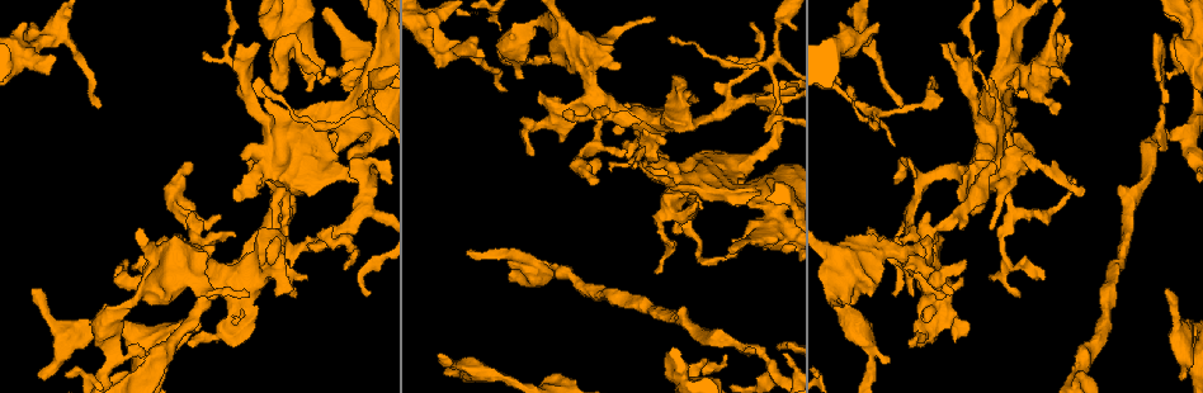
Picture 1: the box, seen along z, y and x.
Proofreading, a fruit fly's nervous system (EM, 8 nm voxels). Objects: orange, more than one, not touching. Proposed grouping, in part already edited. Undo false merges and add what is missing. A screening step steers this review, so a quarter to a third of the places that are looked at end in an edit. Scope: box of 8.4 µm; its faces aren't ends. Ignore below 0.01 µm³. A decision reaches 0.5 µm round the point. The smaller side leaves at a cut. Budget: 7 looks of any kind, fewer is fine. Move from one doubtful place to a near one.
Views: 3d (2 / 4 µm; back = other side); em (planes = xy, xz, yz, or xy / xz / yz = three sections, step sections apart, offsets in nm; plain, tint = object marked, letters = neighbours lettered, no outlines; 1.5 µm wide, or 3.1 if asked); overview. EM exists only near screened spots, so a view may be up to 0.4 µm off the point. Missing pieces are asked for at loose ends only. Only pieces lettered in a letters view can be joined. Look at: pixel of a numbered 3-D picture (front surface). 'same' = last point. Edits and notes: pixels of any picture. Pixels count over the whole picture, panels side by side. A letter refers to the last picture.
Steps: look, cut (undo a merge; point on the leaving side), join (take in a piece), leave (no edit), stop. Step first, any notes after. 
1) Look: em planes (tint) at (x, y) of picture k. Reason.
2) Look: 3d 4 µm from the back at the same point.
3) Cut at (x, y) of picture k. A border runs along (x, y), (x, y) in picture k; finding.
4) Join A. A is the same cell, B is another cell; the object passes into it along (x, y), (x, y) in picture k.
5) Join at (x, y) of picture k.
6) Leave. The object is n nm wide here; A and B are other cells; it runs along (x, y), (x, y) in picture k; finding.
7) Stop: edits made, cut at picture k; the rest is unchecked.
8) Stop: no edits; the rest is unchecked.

Look: em planes (letters) at (913, 292) of picture 1. Free end.

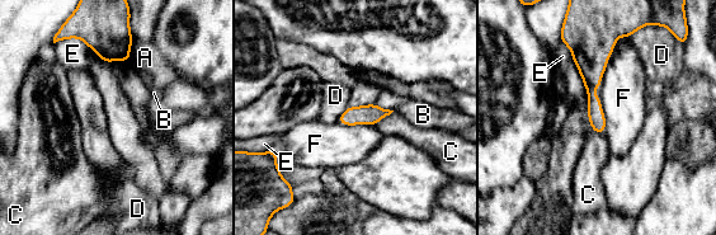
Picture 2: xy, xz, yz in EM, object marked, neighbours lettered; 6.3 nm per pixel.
Leave. A, B, C, D, E and F are other cells; it runs along (590, 45), (592, 99), (601, 130) in picture 2; no lettered piece goes on from it.

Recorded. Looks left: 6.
Look: em planes (letters) at (373, 93) of picture 1. Calibre changes.

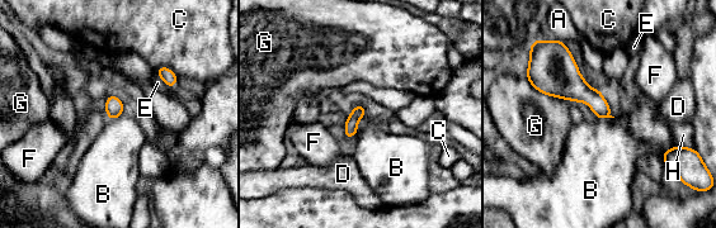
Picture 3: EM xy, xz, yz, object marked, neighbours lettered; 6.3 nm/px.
Leave. A, B, C, D, E, F, G and H are other cells; a border runs along (677, 146), (667, 150), (662, 158) in picture 3; continuous, no second neuron.

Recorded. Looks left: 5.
Look: em yz step 4 (letters) at (35, 291) of picture 1. Branch stops here.

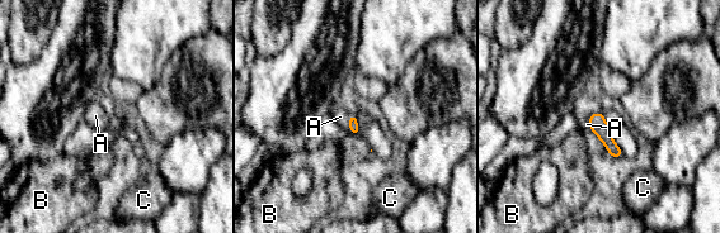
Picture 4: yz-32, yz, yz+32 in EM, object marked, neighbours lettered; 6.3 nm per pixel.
Look: em xz step 4 (letters) at the same point. Cut it another way.

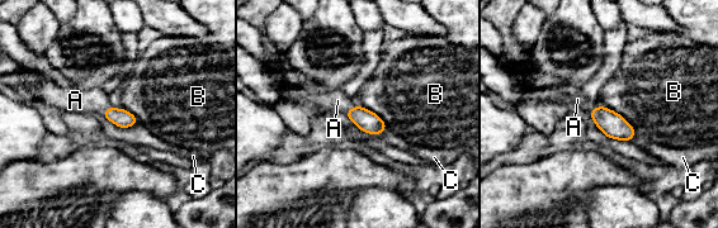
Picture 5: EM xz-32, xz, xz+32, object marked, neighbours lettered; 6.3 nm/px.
Join A. The longest contact is with B, 300 nm; A is the same cell, B and C are other cells; the object passes into it along (367, 120), (352, 108), (338, 100) in picture 5; it goes on there.

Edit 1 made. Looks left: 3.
Stop: edits made, join at picture 5; the rest is unchecked.

